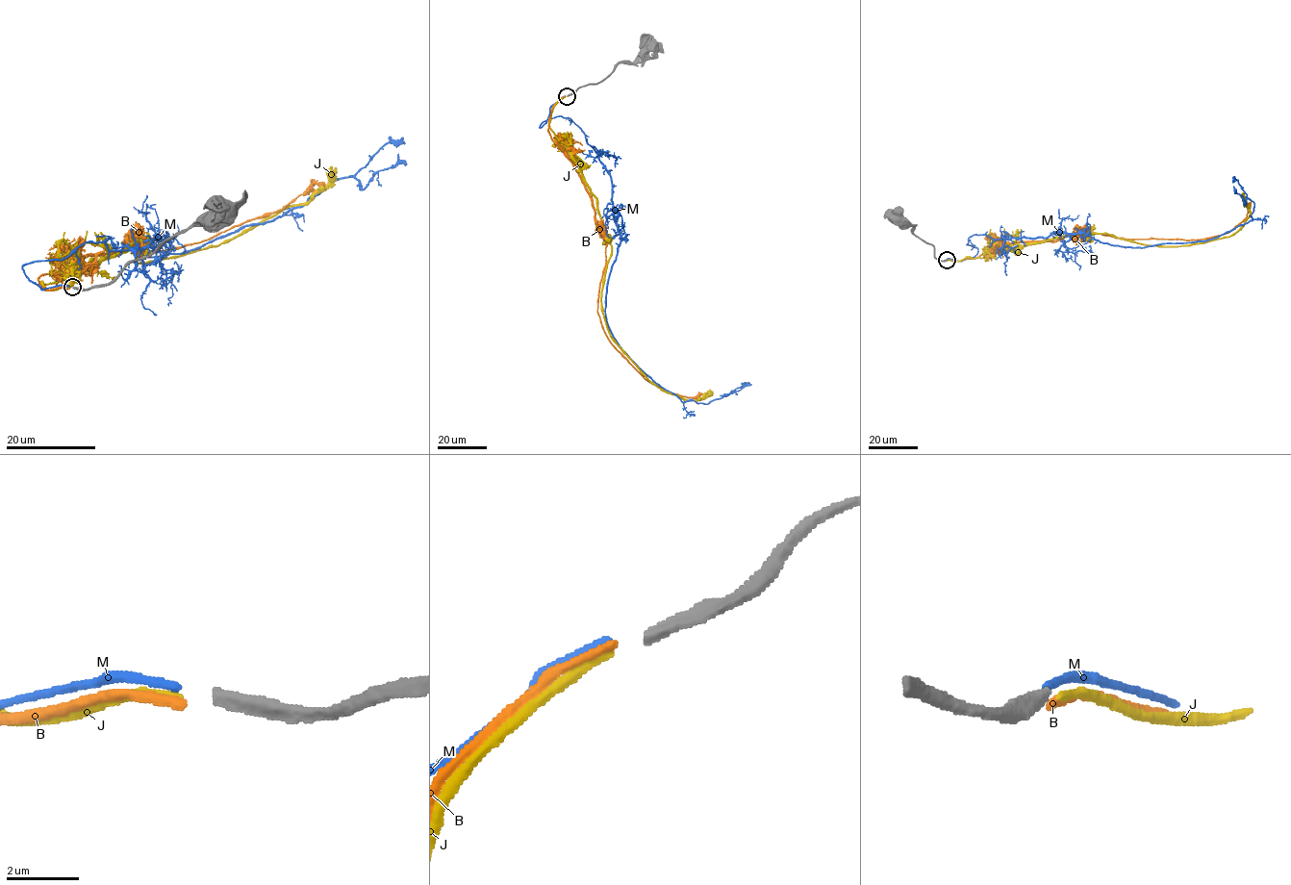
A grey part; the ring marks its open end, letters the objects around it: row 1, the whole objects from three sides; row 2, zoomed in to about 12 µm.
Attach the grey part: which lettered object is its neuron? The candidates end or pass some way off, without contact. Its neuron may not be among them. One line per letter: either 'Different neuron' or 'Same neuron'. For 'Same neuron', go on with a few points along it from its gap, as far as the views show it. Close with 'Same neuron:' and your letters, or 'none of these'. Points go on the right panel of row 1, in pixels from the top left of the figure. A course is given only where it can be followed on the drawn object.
B: Different neuron
J: Different neuron
M: Different neuron
Same neuron: none of these

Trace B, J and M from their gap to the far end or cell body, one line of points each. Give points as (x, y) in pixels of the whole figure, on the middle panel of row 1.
B: (565, 96), (553, 107), (548, 132), (604, 231), (597, 314), (606, 336), (650, 382), (681, 395), (706, 395)
J: (565, 96), (549, 128), (595, 198), (611, 247), (601, 312), (612, 340), (667, 391), (695, 400), (713, 391)
M: (565, 96), (540, 126), (569, 117), (610, 176), (613, 337), (683, 402), (751, 384)

